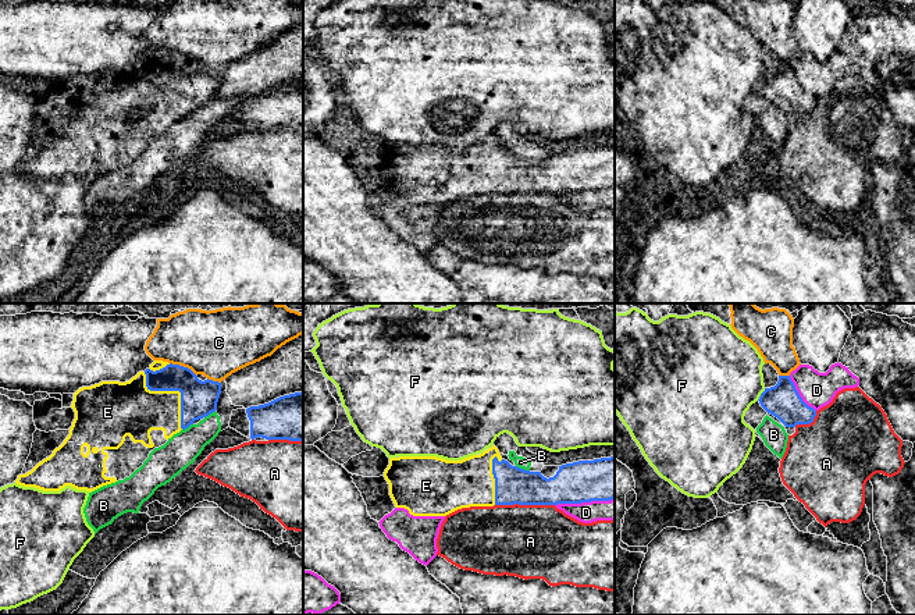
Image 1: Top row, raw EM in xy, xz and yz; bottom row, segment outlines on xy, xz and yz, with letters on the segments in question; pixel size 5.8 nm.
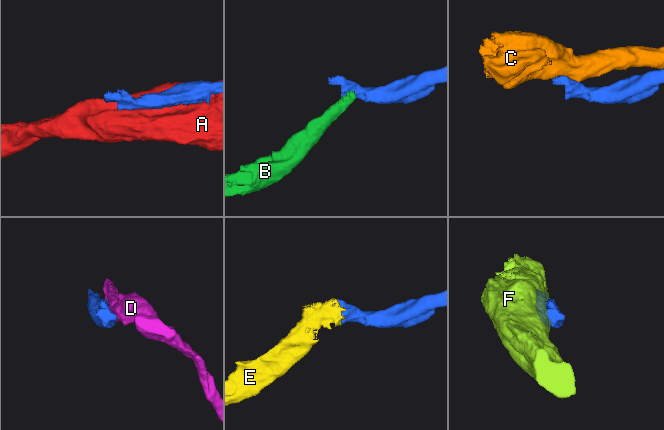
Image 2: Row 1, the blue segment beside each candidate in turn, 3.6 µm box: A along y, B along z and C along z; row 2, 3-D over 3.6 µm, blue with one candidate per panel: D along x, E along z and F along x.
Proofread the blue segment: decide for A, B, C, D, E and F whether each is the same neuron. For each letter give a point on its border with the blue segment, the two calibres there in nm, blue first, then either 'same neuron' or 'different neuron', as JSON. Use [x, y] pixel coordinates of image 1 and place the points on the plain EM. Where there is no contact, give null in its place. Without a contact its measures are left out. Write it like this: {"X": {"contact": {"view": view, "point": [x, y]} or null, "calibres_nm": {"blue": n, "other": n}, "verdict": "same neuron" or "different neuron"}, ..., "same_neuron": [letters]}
{"A": {"contact": {"view": "xz", "point": [524, 192]}, "calibres_nm": {"blue": 200, "other": 440}, "verdict": "different neuron"}, "B": {"contact": {"view": "xz", "point": [523, 157]}, "calibres_nm": {"blue": 200, "other": 70}, "verdict": "different neuron"}, "C": {"contact": {"view": "xy", "point": [182, 54]}, "calibres_nm": {"blue": 220, "other": 380}, "verdict": "different neuron"}, "D": {"contact": {"view": "xz", "point": [584, 189]}, "calibres_nm": {"blue": 240, "other": 130}, "verdict": "different neuron"}, "E": {"contact": {"view": "xy", "point": [174, 78]}, "calibres_nm": {"blue": 220, "other": 280}, "verdict": "same neuron"}, "F": {"contact": {"view": "yz", "point": [761, 82]}, "calibres_nm": {"blue": 200, "other": 460}, "verdict": "different neuron"}, "same_neuron": ["E"]}

